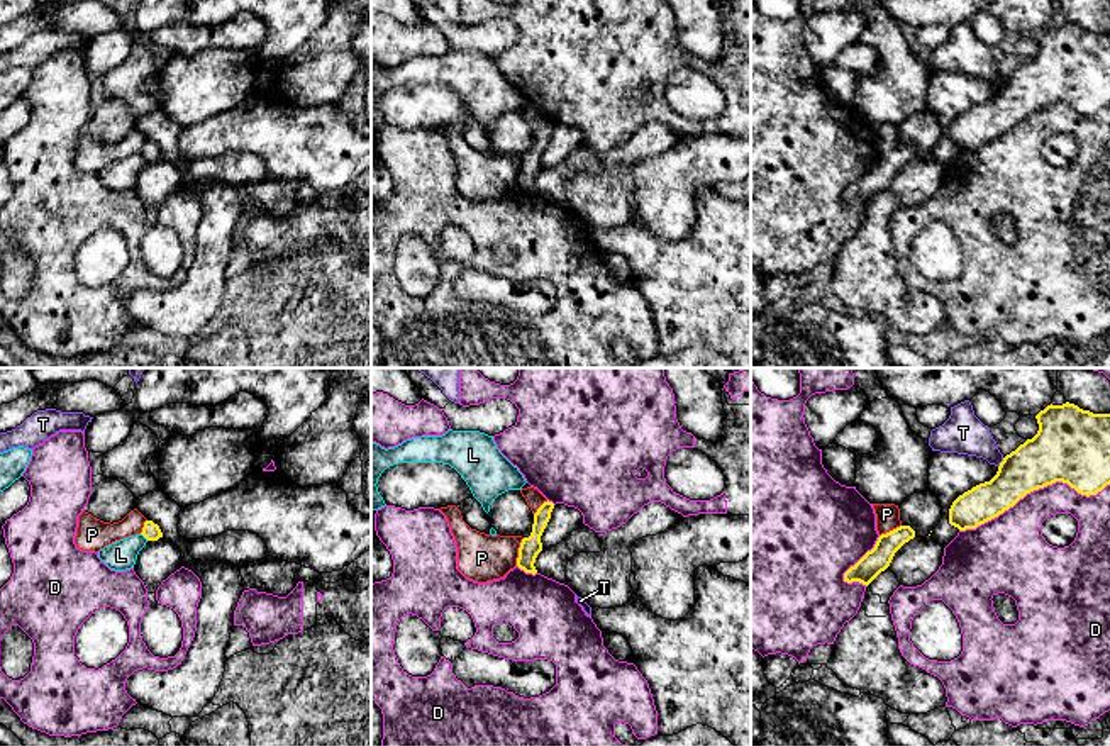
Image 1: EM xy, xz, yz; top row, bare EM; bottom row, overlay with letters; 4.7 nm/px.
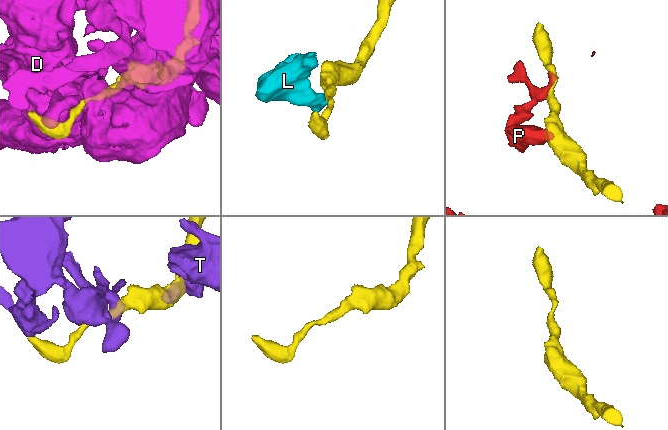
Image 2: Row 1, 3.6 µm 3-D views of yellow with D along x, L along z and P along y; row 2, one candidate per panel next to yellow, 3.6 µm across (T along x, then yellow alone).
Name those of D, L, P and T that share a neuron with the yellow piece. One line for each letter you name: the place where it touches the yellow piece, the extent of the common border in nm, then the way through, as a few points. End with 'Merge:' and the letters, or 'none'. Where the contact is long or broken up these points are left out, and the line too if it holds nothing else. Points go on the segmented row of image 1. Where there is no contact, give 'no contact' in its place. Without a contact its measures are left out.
Merge: none

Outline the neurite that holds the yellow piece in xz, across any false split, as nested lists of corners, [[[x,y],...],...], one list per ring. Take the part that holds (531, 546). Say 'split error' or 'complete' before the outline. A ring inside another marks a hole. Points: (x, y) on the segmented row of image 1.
complete | [[[544,502],[537,512],[534,514],[532,532],[529,537],[524,537],[519,548],[517,566],[525,573],[536,575],[537,570],[534,566],[537,554],[542,551],[541,536],[551,519],[551,512],[554,509],[552,502]]]

